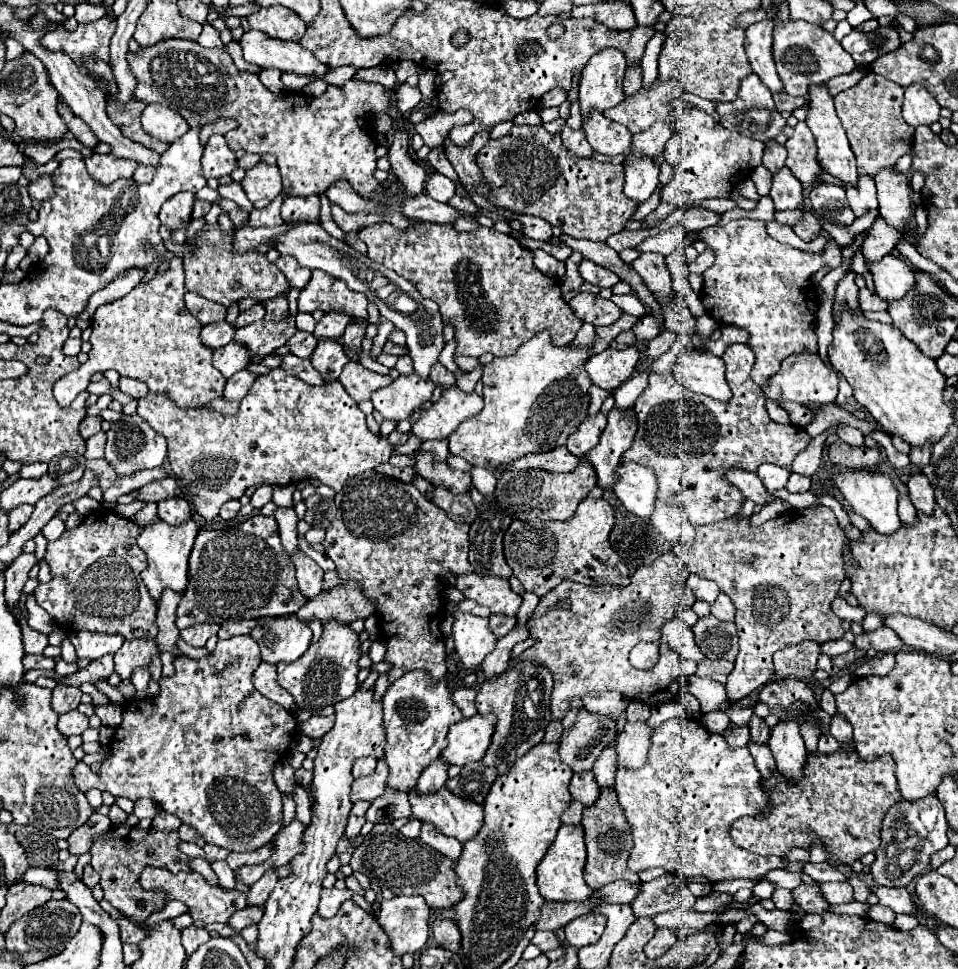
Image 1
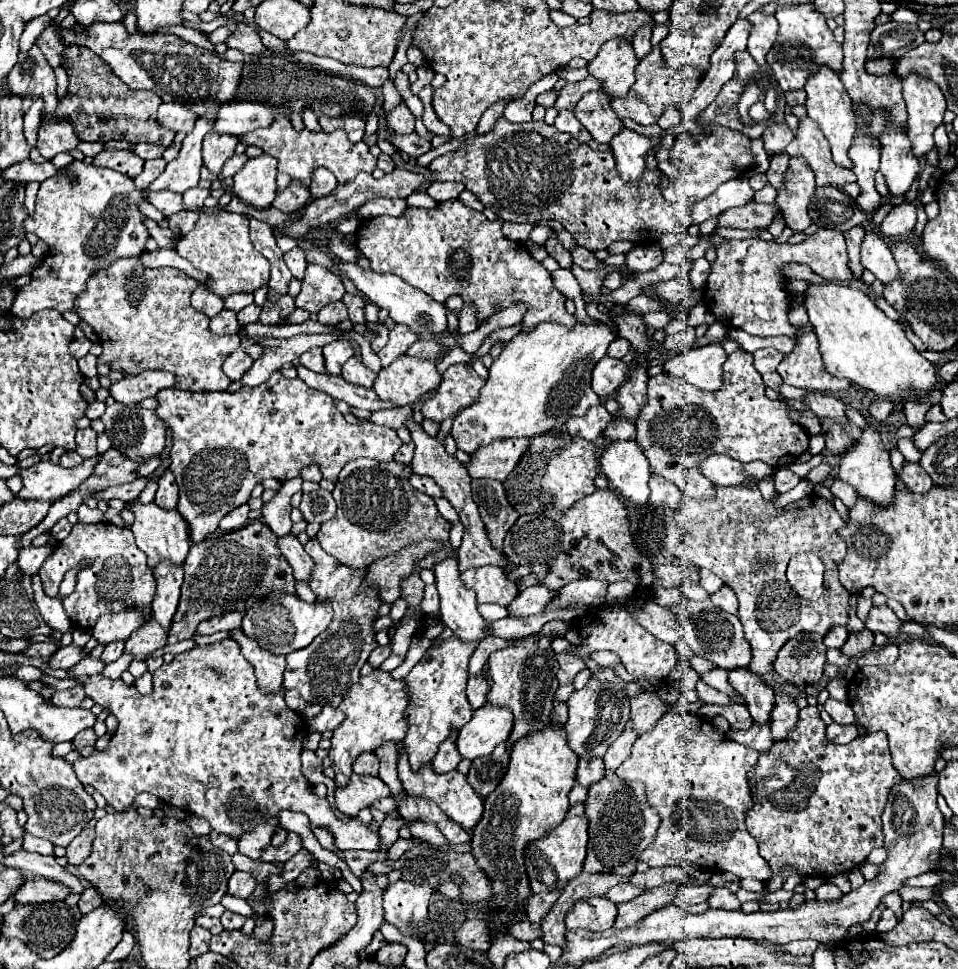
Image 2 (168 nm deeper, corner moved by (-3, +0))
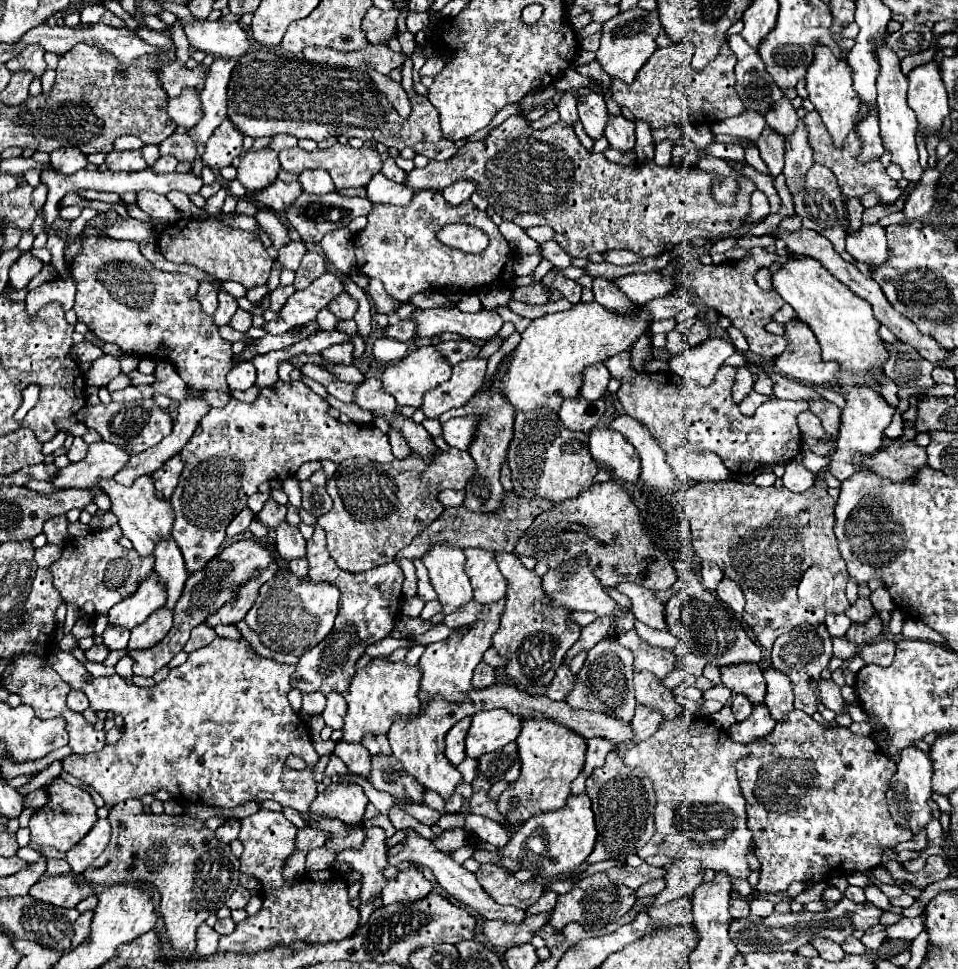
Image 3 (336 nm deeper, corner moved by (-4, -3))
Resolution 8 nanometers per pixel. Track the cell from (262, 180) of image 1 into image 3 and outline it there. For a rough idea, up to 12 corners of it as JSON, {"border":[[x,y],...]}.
{"border":[[272,149],[242,155],[236,179],[254,197],[276,181]]}

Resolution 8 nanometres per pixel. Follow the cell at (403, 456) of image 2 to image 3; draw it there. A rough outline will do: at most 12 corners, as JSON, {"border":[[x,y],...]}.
{"border":[[390,429],[392,453],[396,459],[410,455],[408,443]]}

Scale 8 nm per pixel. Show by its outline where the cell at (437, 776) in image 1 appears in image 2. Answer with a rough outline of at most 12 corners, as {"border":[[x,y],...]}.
{"border":[[457,732],[443,740],[431,762],[437,772],[451,772],[461,762]]}

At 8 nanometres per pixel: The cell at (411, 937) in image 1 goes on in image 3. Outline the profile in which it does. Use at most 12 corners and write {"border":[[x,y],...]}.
{"border":[[420,869],[398,873],[382,889],[384,905],[414,903],[432,891]]}

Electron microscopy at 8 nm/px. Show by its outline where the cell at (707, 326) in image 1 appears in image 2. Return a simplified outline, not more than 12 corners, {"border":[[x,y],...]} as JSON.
{"border":[[719,342],[665,362],[665,372],[701,390],[723,384],[727,354]]}

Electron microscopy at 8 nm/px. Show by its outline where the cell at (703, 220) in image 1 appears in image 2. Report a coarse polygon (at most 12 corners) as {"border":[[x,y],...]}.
{"border":[[749,202],[721,214],[725,228],[769,228],[781,216],[777,204]]}

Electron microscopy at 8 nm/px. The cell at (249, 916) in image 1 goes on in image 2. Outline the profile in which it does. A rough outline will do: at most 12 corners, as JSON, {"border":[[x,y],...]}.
{"border":[[225,910],[221,924],[225,930],[239,930],[245,916]]}

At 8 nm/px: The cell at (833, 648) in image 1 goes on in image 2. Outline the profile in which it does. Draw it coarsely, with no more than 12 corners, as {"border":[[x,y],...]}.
{"border":[[847,626],[825,634],[827,648],[841,648],[849,636]]}

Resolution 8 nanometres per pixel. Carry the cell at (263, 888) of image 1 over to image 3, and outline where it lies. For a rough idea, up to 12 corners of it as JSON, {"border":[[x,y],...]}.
{"border":[[326,847],[306,855],[306,873],[318,873],[332,865],[336,853]]}

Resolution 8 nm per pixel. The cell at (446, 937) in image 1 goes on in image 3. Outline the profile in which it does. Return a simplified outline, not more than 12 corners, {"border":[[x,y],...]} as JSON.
{"border":[[548,913],[526,917],[522,925],[484,921],[490,947],[530,943]]}

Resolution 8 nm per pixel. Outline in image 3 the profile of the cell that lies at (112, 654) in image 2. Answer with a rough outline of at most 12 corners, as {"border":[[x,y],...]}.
{"border":[[106,627],[102,635],[108,651],[126,649],[130,631]]}

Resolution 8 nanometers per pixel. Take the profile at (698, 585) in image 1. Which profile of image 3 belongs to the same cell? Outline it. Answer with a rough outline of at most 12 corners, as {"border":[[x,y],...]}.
{"border":[[702,563],[700,577],[708,591],[722,581],[722,571],[710,563]]}

